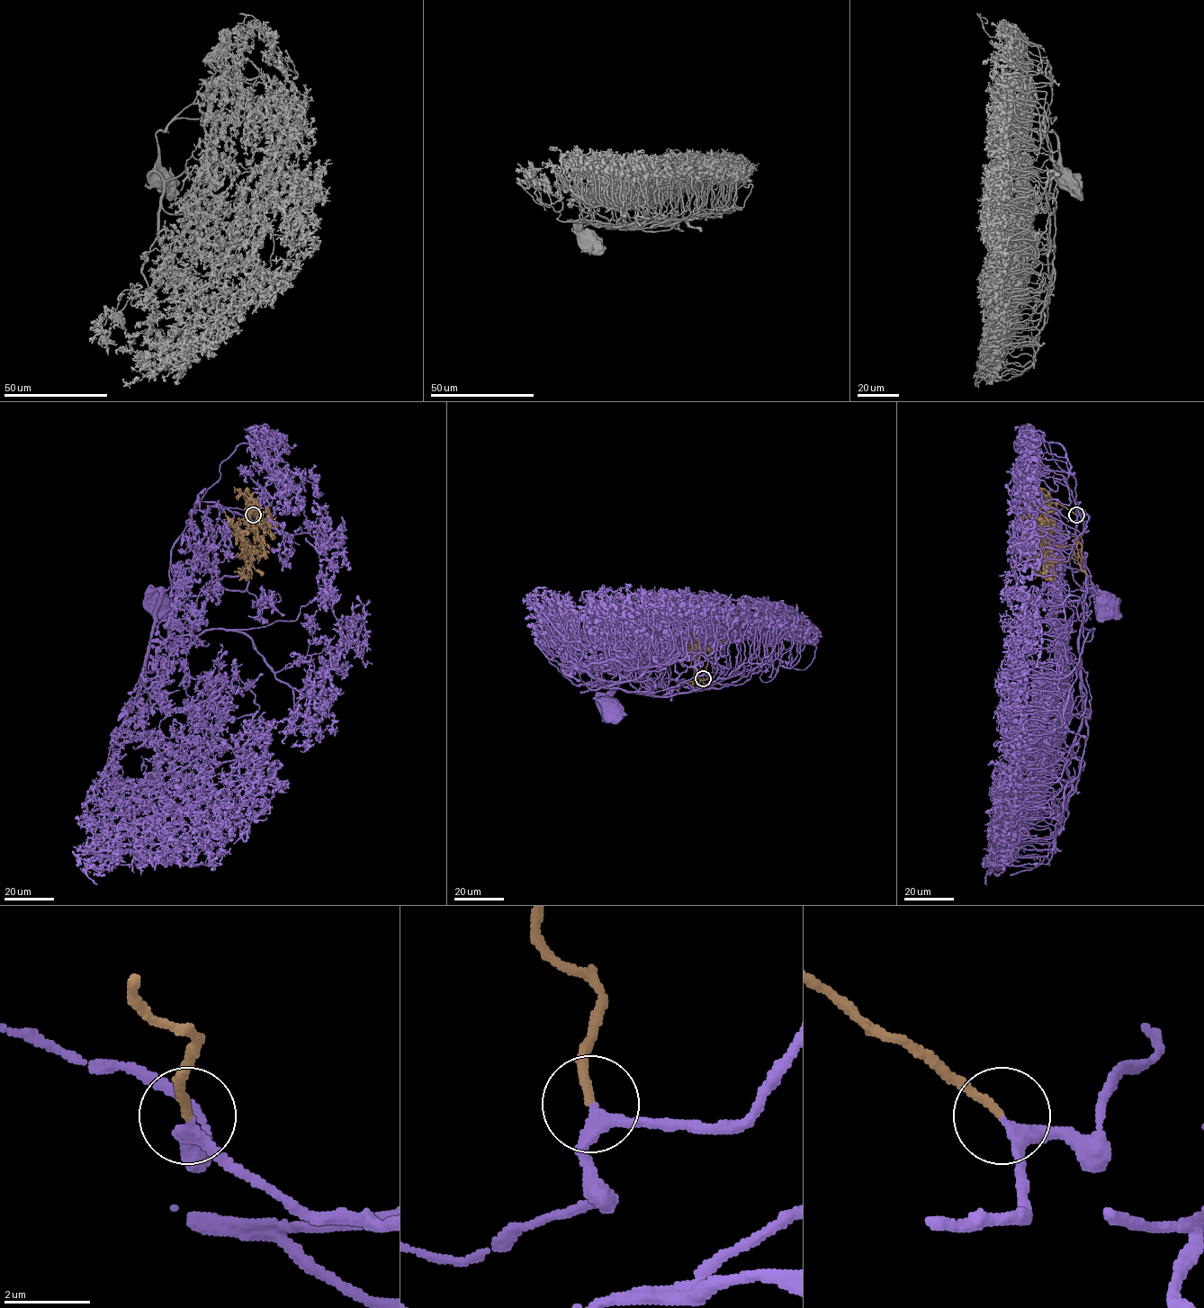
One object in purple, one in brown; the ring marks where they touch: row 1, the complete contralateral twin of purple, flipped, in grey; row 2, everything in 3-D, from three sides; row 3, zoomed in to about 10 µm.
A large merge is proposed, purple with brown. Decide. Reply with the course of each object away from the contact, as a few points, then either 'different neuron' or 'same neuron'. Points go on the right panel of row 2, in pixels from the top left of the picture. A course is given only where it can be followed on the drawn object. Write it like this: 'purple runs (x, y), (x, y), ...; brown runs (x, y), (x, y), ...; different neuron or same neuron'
purple runs (1076, 515), (1085, 510), (1076, 508), (1080, 502), (1070, 559), (1073, 579), (1085, 589), (1095, 589), (1103, 604); brown runs (1076, 515), (1055, 503), (1043, 503), (1033, 513), (1041, 549), (1065, 561), (1053, 562), (1051, 575), (1037, 571); same neuron

